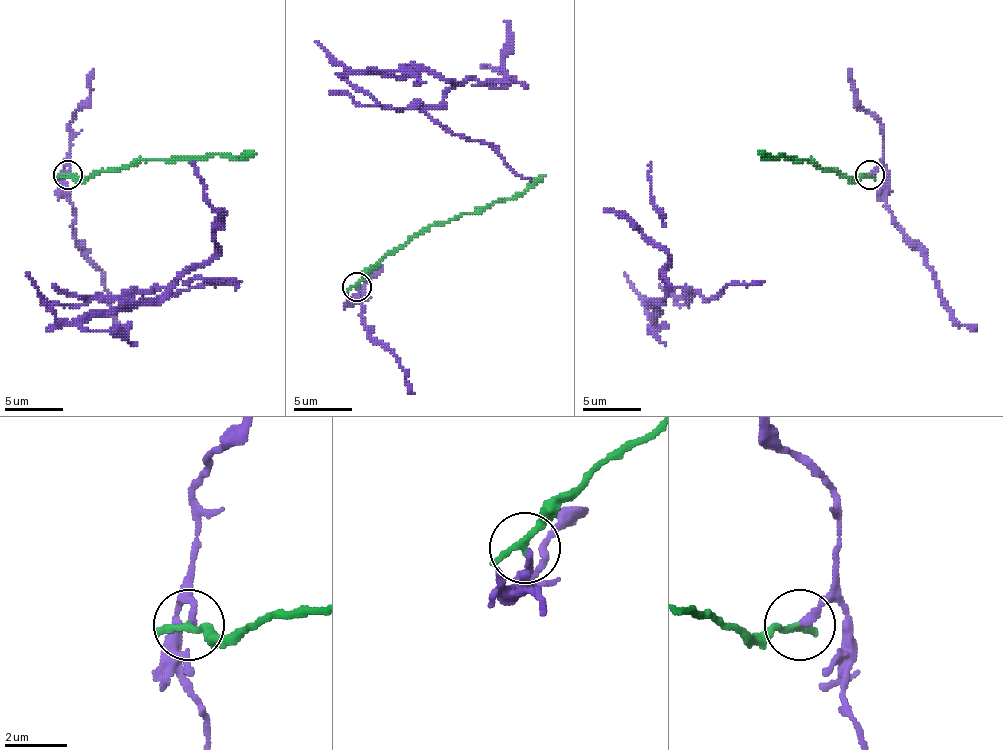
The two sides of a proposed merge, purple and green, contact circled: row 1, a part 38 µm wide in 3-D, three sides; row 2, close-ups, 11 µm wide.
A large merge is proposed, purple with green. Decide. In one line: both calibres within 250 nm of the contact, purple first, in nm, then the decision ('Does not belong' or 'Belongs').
Thickness 200 nm (purple) against 280 nm. Does not belong

